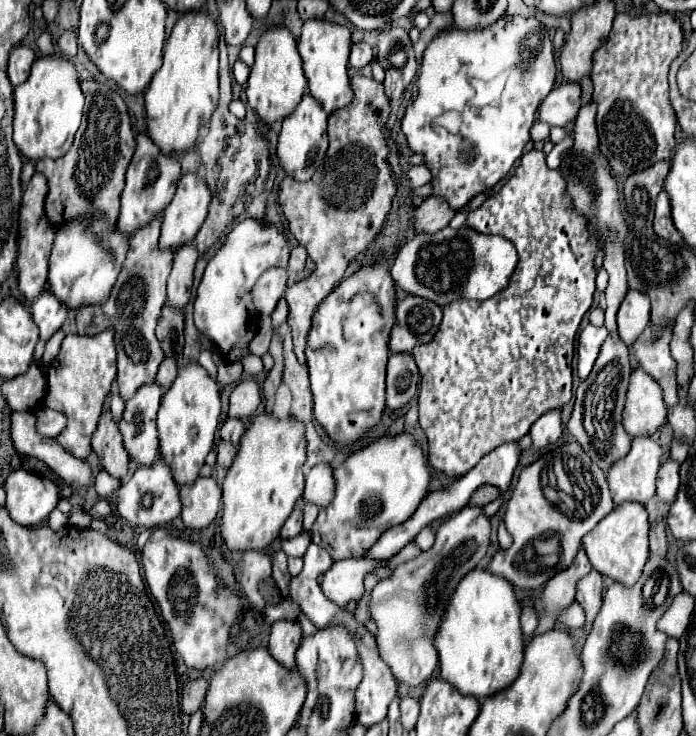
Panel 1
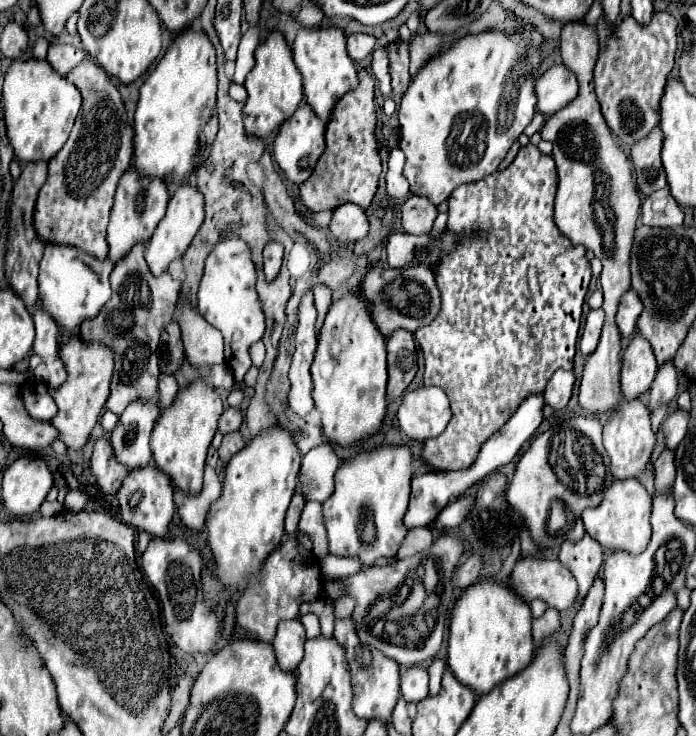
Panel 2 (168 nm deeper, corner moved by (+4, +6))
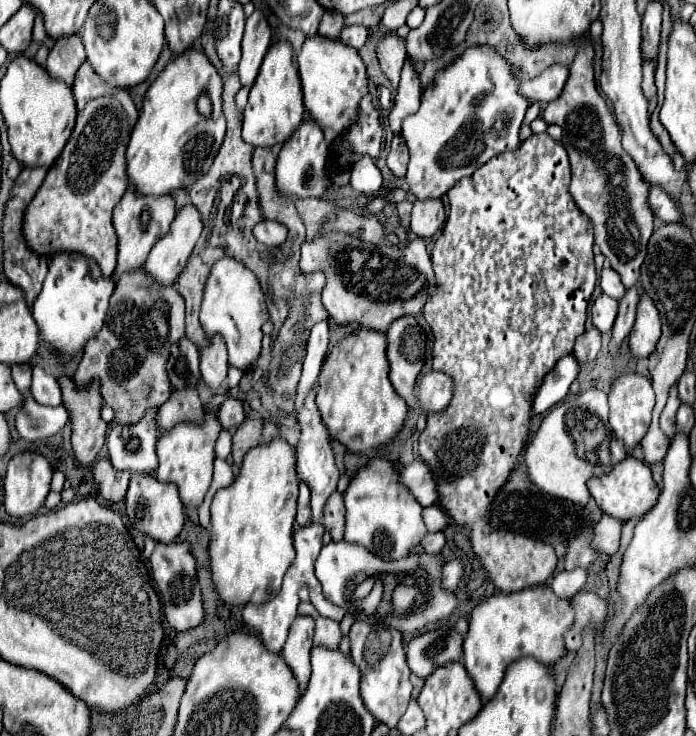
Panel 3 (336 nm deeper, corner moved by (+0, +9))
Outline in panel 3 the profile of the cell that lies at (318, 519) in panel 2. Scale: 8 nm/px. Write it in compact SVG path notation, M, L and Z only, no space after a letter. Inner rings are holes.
M334 492L328 498L328 504L324 506L324 520L320 522L332 540L340 540L344 532L344 502L340 496L342 494Z

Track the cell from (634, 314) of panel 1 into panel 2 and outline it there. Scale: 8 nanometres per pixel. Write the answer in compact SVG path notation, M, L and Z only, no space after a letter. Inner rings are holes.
M626 291L620 299L620 307L616 313L616 325L622 333L622 337L630 337L636 331L636 321L642 311L642 301L636 295L636 291Z

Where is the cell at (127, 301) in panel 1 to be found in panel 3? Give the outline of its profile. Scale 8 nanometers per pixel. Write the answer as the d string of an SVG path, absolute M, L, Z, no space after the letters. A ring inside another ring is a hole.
M138 268L136 272L126 272L124 276L120 276L114 294L110 298L108 320L104 320L104 328L92 340L88 340L84 348L84 356L82 362L78 364L74 380L78 386L84 386L92 378L98 378L104 404L114 408L116 422L122 426L136 424L148 408L160 406L168 400L172 392L166 374L168 348L182 336L184 336L184 298L176 292L176 286L172 284L160 288L144 268Z

